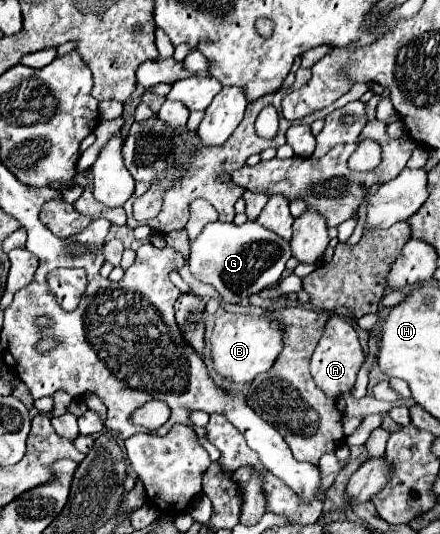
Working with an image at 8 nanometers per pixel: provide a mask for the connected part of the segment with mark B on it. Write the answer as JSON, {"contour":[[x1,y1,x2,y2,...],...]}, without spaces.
{"contour":[[223,314,215,320,211,334,211,360,215,372,235,384,251,382,257,374,267,372,283,348,283,332,277,322,269,318,255,318,245,314]]}

